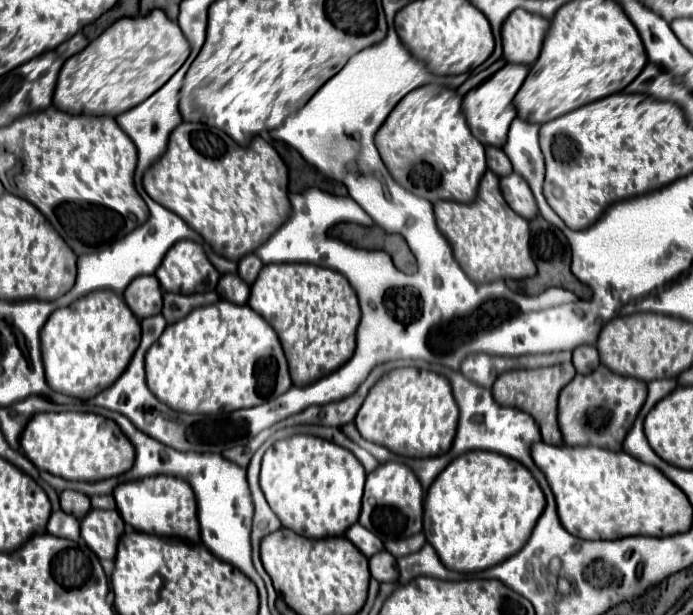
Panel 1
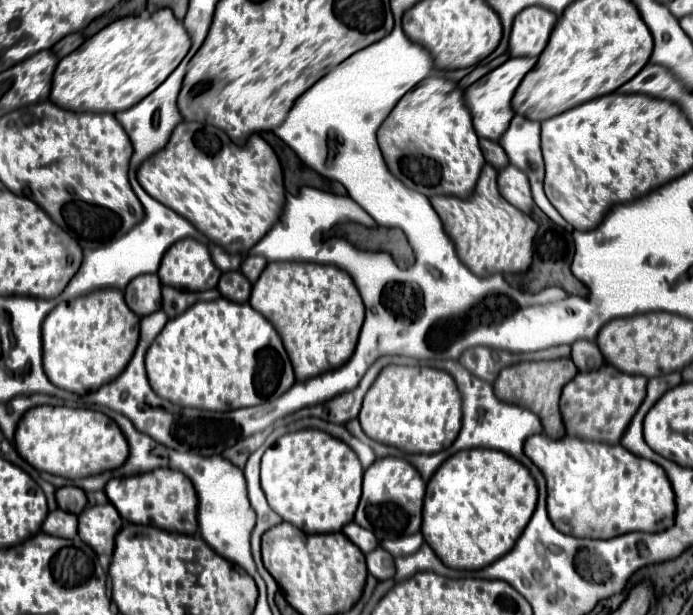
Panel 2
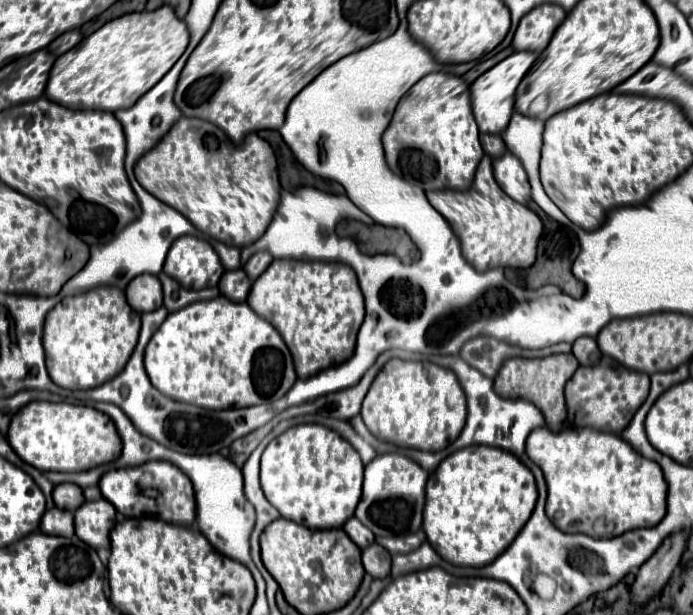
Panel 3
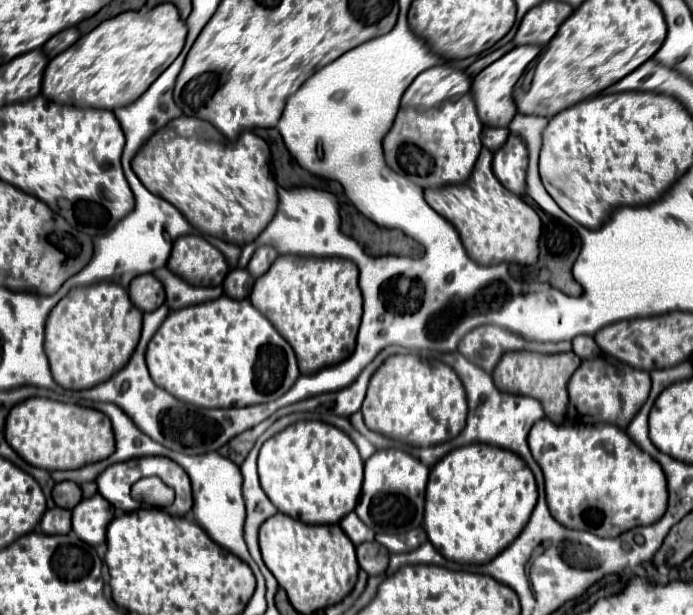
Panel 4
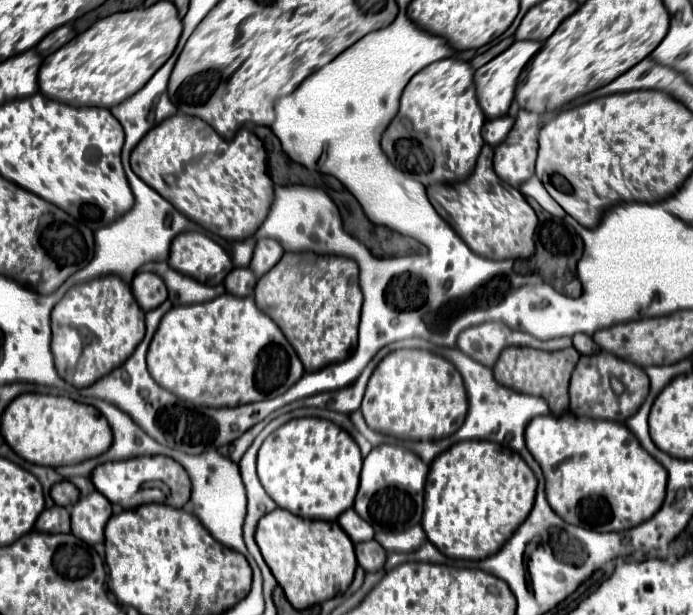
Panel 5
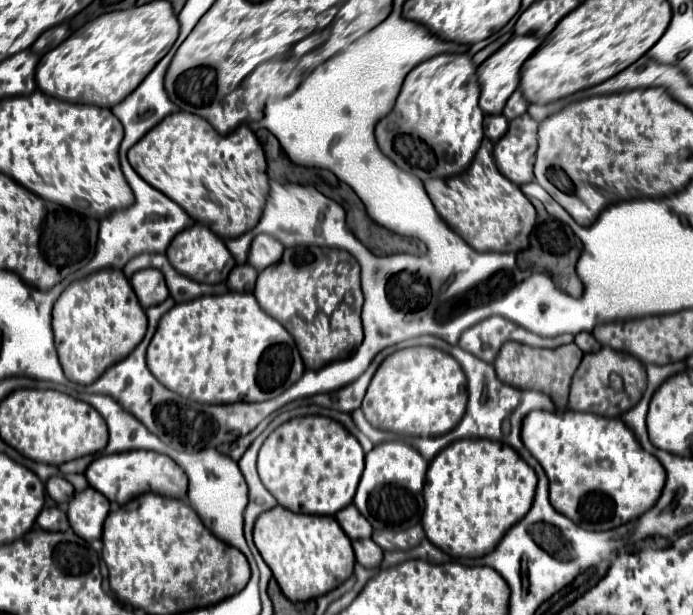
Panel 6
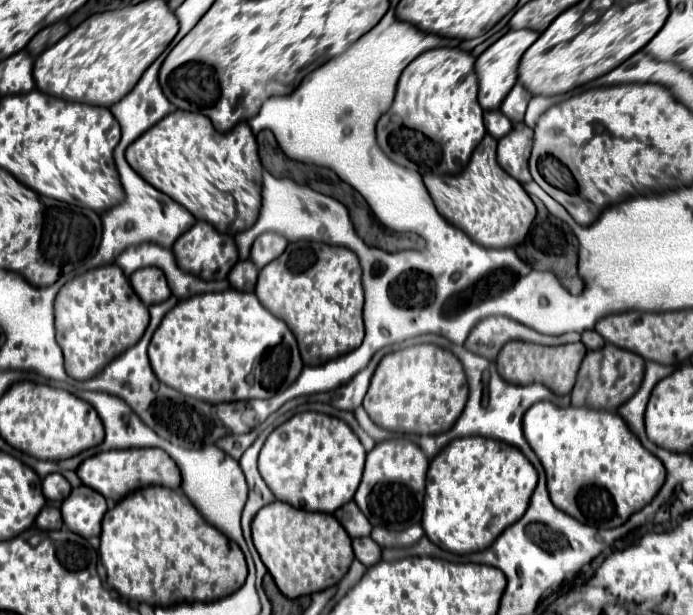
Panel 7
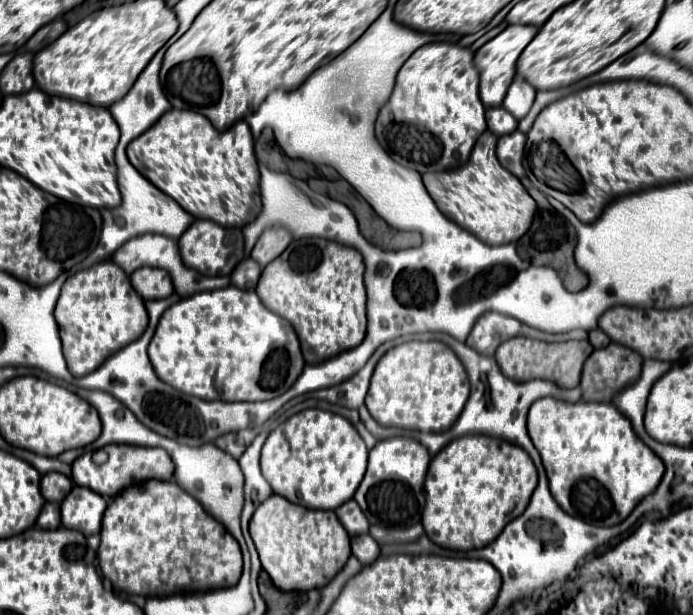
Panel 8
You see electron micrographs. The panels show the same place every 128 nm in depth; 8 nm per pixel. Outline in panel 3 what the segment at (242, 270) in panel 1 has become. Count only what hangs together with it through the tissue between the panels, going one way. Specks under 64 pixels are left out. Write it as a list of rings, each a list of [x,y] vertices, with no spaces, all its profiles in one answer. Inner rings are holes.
[[[256,252],[244,266],[244,272],[250,276],[250,280],[256,280],[272,262],[272,256],[268,252]]]

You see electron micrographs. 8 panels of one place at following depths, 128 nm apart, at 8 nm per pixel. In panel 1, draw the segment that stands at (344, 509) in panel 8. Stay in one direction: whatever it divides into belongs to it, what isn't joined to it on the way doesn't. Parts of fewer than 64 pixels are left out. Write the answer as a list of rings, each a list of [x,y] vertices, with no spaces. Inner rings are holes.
[[[360,524],[350,526],[348,532],[346,532],[346,538],[348,538],[364,556],[368,556],[368,558],[384,550],[382,540],[380,540],[378,536],[374,536],[370,530],[366,530],[364,526],[360,526]]]

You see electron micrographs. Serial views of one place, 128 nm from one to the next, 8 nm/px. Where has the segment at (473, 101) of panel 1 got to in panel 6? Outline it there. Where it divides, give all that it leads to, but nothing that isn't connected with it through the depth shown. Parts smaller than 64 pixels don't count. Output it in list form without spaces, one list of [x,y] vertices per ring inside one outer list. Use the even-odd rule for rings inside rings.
[[[514,36],[510,38],[496,54],[492,54],[488,60],[484,60],[478,70],[478,84],[480,84],[480,108],[486,114],[502,114],[502,108],[508,100],[508,96],[518,88],[520,82],[520,66],[526,62],[526,58],[542,44],[540,38],[536,36]]]

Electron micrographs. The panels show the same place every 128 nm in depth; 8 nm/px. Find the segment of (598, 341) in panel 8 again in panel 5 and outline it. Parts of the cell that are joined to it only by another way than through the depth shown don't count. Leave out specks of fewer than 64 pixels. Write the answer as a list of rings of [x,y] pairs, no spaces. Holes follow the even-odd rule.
[[[576,334],[574,336],[574,348],[580,352],[580,354],[596,354],[598,352],[598,346],[594,344],[594,340],[586,334]]]

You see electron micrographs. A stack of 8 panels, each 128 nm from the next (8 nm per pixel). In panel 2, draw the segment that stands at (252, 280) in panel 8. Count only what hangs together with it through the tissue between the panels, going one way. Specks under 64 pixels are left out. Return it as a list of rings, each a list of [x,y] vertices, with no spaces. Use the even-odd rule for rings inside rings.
[[[224,272],[218,282],[218,290],[224,298],[234,302],[248,302],[252,284],[242,276],[242,272]]]

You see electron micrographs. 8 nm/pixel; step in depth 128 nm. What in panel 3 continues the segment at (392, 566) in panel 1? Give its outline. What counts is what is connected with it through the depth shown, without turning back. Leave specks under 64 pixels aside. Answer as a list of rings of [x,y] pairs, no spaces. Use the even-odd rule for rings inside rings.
[[[372,544],[370,548],[362,550],[362,564],[372,578],[386,578],[390,574],[392,558],[386,548],[382,548],[380,544]]]

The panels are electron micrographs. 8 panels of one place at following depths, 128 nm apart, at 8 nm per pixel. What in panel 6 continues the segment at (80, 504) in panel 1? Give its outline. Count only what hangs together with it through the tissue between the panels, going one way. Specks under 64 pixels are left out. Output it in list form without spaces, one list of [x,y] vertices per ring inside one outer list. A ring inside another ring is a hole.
[[[62,476],[50,478],[48,484],[46,484],[46,492],[48,492],[50,498],[52,498],[54,502],[58,502],[58,504],[68,504],[68,502],[72,500],[72,496],[74,496],[72,484],[70,484],[66,478],[62,478]]]

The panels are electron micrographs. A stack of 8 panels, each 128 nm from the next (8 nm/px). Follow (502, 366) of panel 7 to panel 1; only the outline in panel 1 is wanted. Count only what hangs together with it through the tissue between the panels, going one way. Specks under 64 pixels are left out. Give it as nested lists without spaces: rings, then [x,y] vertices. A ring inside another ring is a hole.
[[[572,362],[548,366],[548,368],[536,368],[536,370],[512,370],[512,372],[504,372],[498,376],[498,380],[492,386],[492,394],[494,394],[494,400],[498,400],[498,404],[502,406],[512,406],[512,408],[530,412],[530,416],[534,416],[536,424],[540,426],[542,440],[552,446],[562,446],[564,440],[562,440],[558,420],[556,420],[558,394],[574,376],[576,376],[576,370]]]

